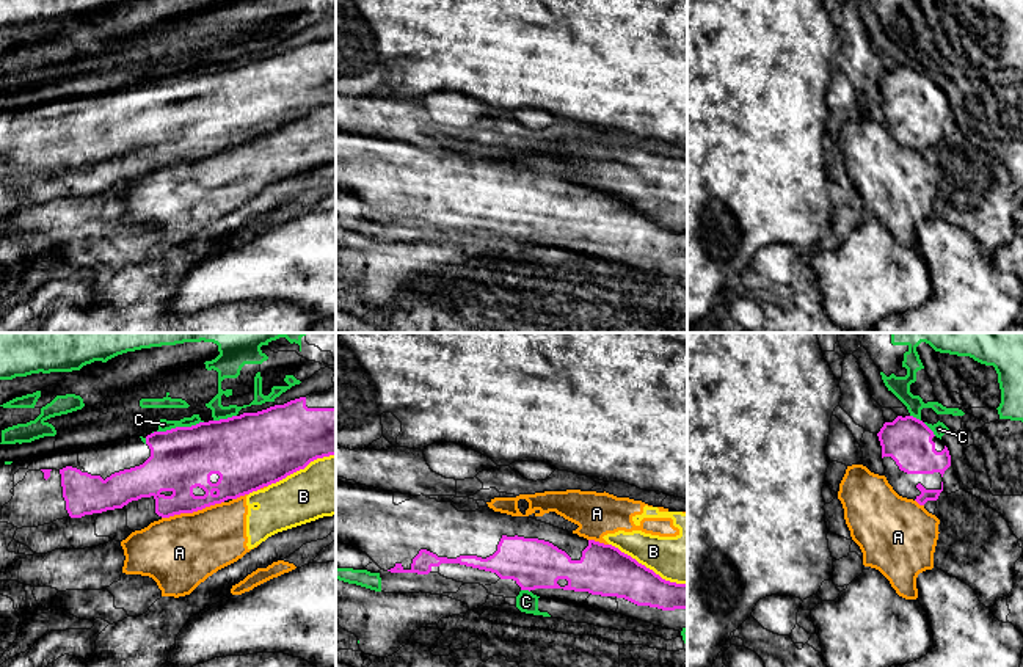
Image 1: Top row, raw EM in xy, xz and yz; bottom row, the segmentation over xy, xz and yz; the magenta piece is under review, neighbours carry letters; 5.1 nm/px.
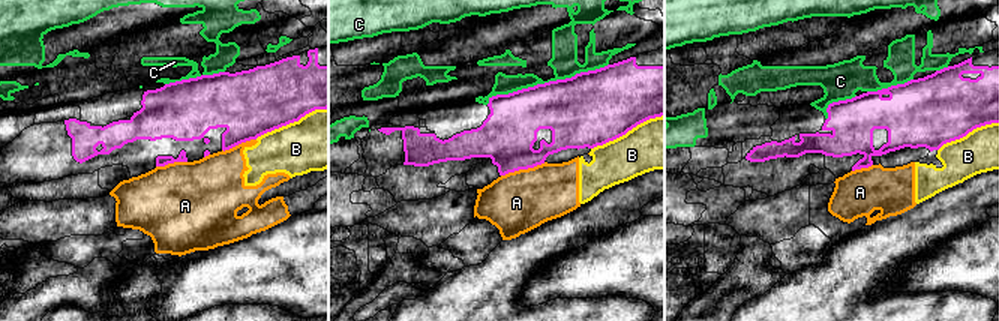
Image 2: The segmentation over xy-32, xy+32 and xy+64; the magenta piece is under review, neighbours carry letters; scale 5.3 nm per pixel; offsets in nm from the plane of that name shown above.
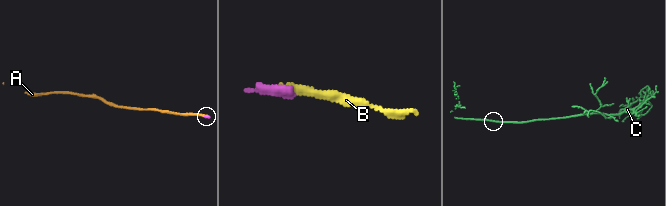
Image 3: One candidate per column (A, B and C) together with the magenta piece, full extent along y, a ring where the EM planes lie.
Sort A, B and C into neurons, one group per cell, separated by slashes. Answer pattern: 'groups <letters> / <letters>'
groups A B / C

